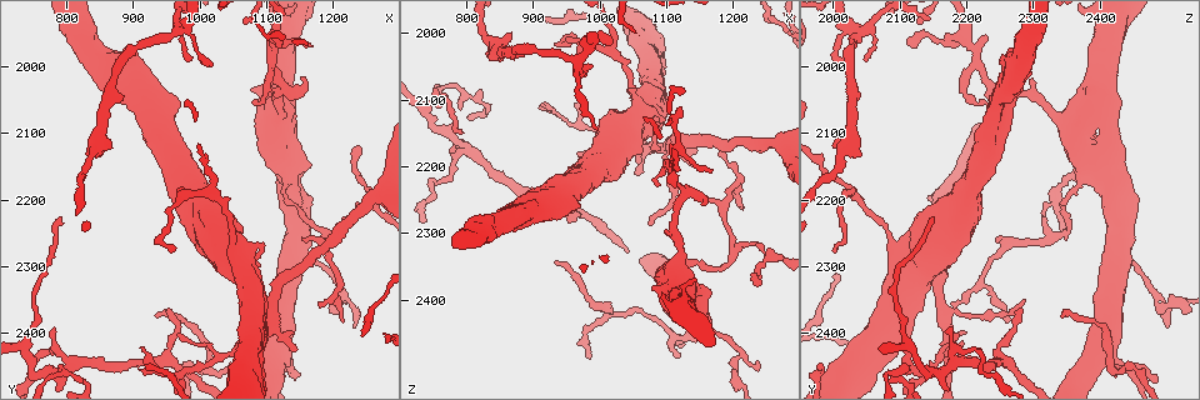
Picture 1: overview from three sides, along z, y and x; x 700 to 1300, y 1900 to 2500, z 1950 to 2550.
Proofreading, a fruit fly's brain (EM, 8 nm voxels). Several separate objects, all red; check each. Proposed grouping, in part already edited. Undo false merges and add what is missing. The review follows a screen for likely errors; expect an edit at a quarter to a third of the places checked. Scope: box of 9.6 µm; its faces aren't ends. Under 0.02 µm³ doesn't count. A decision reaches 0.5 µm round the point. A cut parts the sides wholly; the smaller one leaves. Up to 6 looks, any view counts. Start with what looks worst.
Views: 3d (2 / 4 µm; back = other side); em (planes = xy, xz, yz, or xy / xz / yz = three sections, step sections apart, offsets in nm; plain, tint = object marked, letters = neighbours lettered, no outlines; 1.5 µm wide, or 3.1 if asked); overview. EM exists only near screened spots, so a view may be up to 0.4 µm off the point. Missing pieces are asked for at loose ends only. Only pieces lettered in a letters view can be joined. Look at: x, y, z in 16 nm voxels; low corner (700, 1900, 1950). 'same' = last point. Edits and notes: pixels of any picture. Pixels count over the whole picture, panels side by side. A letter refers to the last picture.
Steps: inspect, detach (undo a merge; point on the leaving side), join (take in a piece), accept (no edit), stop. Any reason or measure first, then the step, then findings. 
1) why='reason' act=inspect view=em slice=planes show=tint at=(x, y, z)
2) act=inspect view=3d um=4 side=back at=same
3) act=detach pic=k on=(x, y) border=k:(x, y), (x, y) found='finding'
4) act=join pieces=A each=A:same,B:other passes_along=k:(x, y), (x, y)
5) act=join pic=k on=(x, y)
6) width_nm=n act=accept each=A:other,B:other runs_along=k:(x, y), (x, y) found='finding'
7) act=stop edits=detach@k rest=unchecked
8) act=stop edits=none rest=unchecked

why='an open end' act=inspect view=3d um=2 at=(780, 2395, 2165)

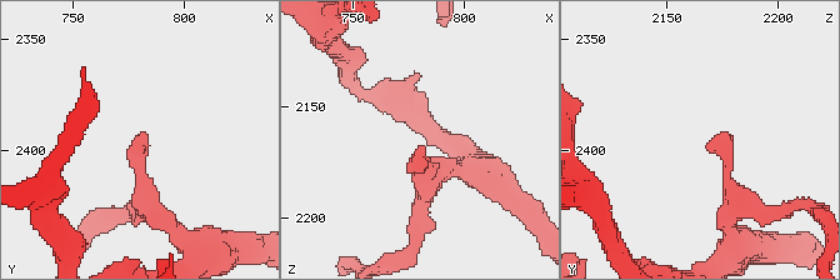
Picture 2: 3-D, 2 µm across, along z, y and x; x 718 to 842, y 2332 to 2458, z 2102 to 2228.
why='shape alone is not enough' act=inspect view=em slice=planes show=letters at=(780, 2397, 2168)

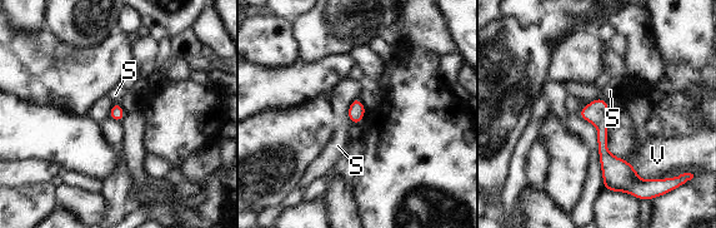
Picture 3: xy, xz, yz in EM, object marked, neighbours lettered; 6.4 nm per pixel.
longest_contact=S:150nm act=accept each=S:other,V:other found='none of them fits'

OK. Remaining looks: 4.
why='an open end' act=inspect view=em slice=planes show=letters at=(1120, 1965, 2105)

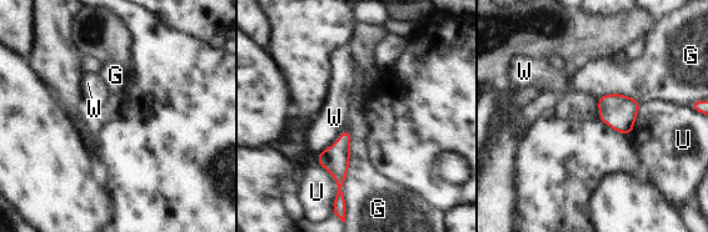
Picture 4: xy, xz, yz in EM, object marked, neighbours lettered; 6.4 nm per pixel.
width_nm=100 act=accept each=G:other,U:other,W:other border=4:(344, 127), (340, 135), (317, 156) found='none of them fits'

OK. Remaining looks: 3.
why='three arms meet' act=inspect view=em slice=planes show=letters at=(970, 1945, 2045)

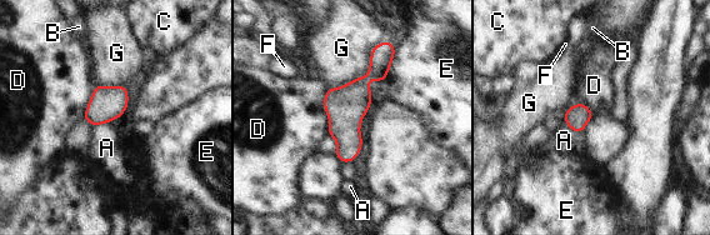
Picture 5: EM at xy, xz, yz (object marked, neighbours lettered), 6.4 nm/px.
act=accept each=A:other,B:other,C:other,D:other,E:other,F:other,G:other border=5:(388, 39), (371, 49), (366, 70) found='one cell here'

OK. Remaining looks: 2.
act=stop edits=none rest=unchecked

